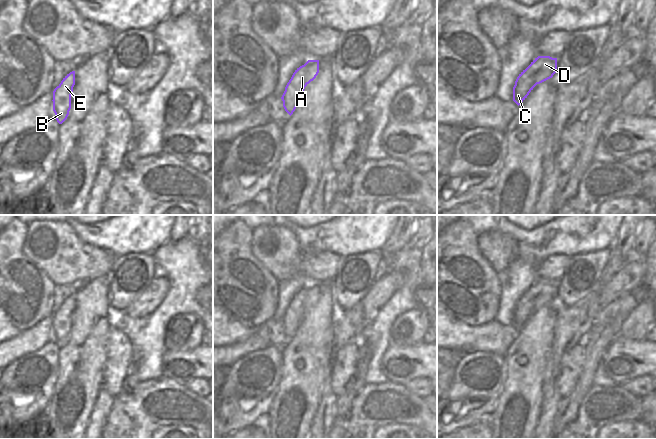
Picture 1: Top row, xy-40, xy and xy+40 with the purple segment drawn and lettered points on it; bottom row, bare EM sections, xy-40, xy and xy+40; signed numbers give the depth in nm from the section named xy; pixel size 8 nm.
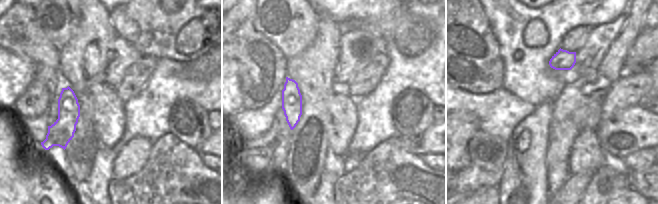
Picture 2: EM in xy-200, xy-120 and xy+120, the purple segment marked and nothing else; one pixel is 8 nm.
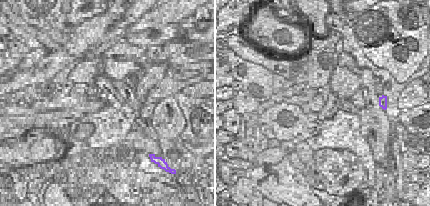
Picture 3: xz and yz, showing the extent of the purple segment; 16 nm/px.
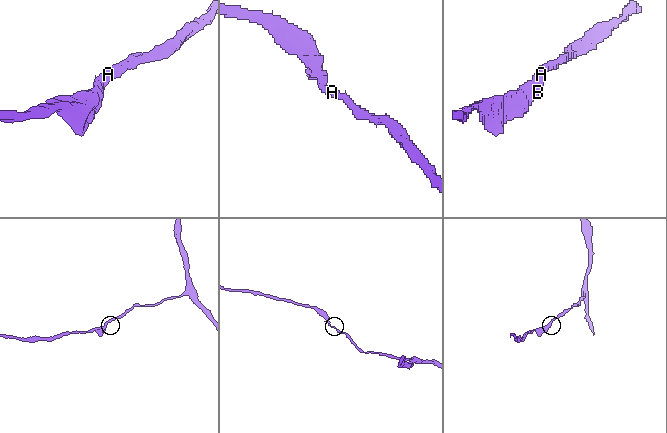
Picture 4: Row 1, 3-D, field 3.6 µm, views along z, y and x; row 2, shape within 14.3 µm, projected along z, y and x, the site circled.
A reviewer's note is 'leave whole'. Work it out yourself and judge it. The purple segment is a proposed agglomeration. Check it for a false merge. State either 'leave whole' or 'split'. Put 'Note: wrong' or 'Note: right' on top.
Note: right
leave whole

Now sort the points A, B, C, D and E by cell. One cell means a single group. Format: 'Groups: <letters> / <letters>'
Groups: A B C D E.

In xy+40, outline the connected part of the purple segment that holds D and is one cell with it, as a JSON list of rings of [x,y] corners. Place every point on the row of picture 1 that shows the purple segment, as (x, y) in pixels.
[[[538,56],[523,70],[513,87],[513,101],[519,106],[533,88],[550,78],[557,72],[557,58]]]

